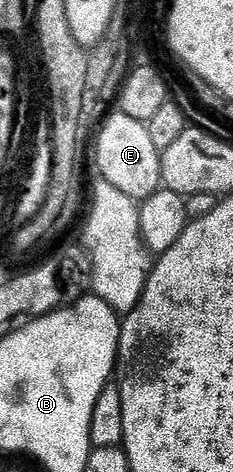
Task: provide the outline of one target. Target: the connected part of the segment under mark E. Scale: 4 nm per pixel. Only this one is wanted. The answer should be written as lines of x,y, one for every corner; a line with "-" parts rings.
115,112
109,116
108,119
104,122
104,127
100,130
100,135
95,135
94,144
96,140
96,166
100,169
99,177
103,179
103,181
109,182
110,184
114,184
114,188
118,188
118,192
126,192
126,196
130,196
131,198
137,200
146,200
151,194
156,193
157,190
161,189
161,176
160,176
160,159
161,159
161,151
156,150
154,140
151,139
151,132
148,130
147,125
143,121
138,119
134,119
131,116
124,115
121,112

